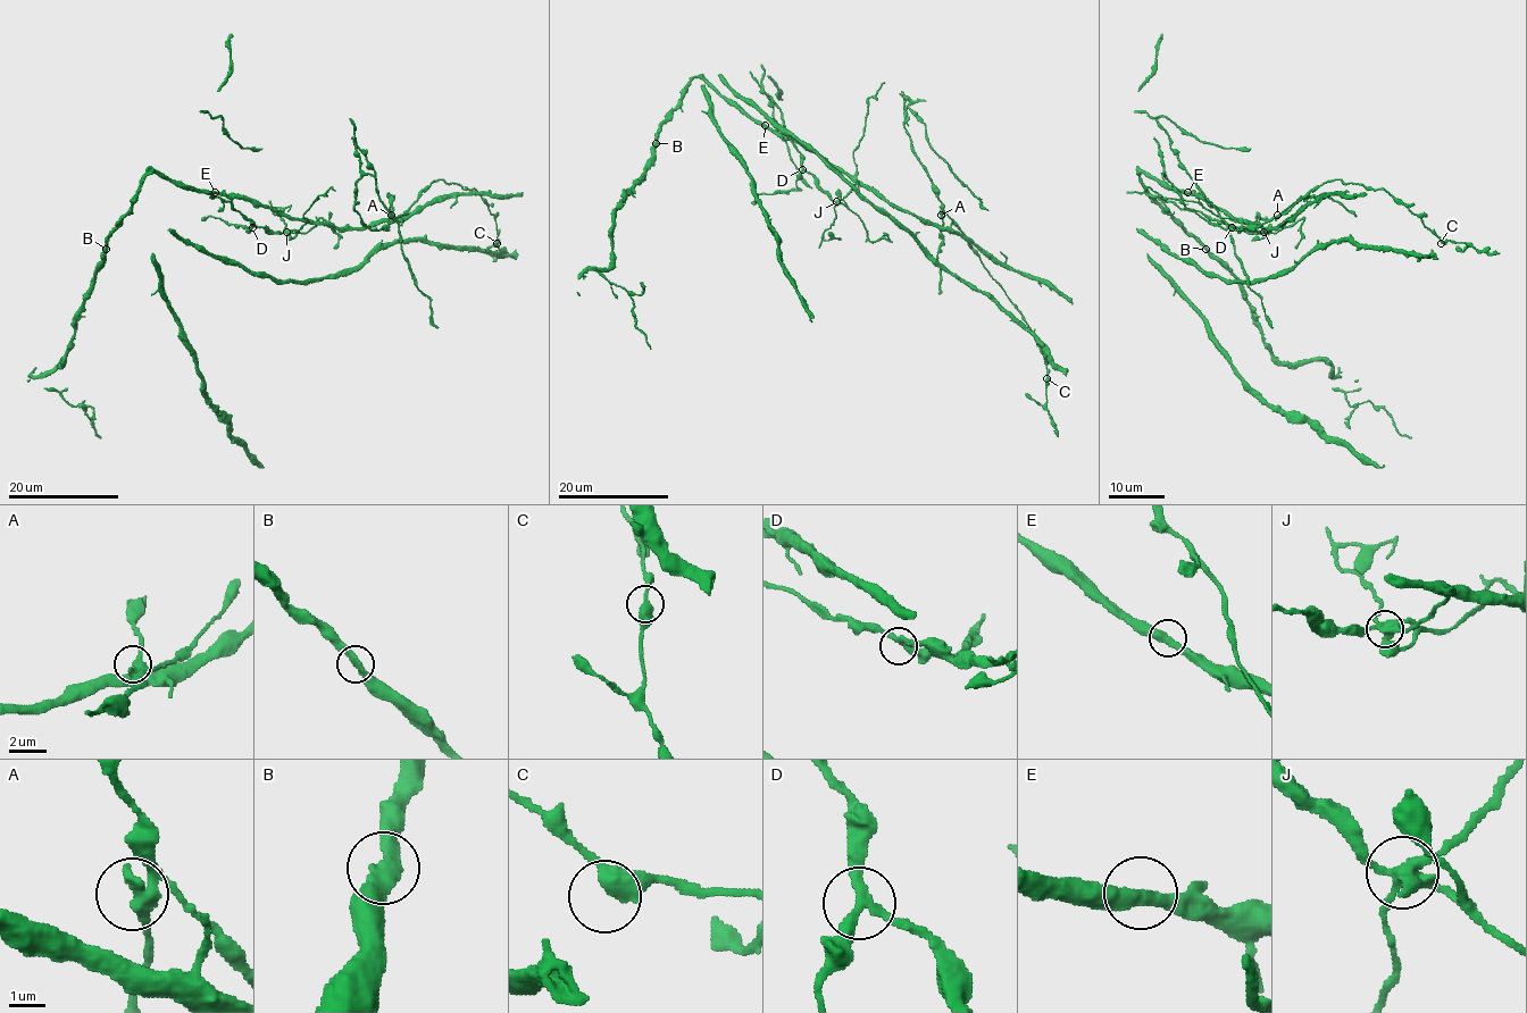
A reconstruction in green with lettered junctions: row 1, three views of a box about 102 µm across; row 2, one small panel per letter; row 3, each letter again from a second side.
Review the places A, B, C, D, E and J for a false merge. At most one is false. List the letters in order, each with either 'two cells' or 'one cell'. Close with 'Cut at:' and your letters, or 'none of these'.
A: one cell
B: one cell
C: one cell
D: one cell
E: one cell
J: two cells
Cut at: J

